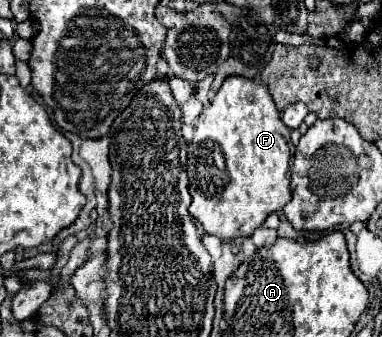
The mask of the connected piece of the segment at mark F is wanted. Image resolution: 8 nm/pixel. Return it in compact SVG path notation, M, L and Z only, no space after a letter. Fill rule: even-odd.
M228 77L198 117L196 133L188 147L188 181L192 195L190 215L204 227L204 233L216 235L222 241L250 237L270 213L280 211L292 199L288 167L290 129L282 123L268 89L244 77Z

